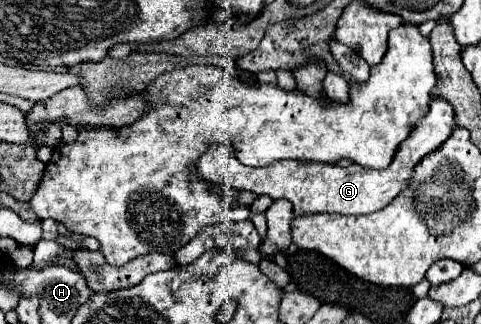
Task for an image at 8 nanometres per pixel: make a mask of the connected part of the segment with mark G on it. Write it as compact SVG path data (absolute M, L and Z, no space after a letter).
M433 99L429 113L415 125L411 135L401 143L393 163L387 169L365 169L361 165L329 167L323 163L293 163L277 161L267 167L245 167L239 163L231 145L211 145L199 159L199 175L205 181L227 185L237 191L251 191L255 195L269 195L271 199L287 199L293 205L293 213L339 213L339 215L367 215L387 207L411 181L415 165L433 151L437 151L455 129L453 107L445 99Z

